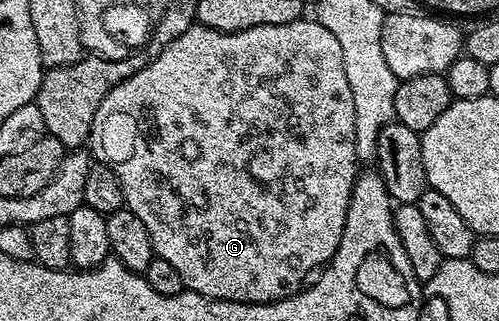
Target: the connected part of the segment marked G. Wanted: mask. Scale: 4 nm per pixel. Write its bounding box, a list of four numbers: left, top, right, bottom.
[88,17,360,303]

